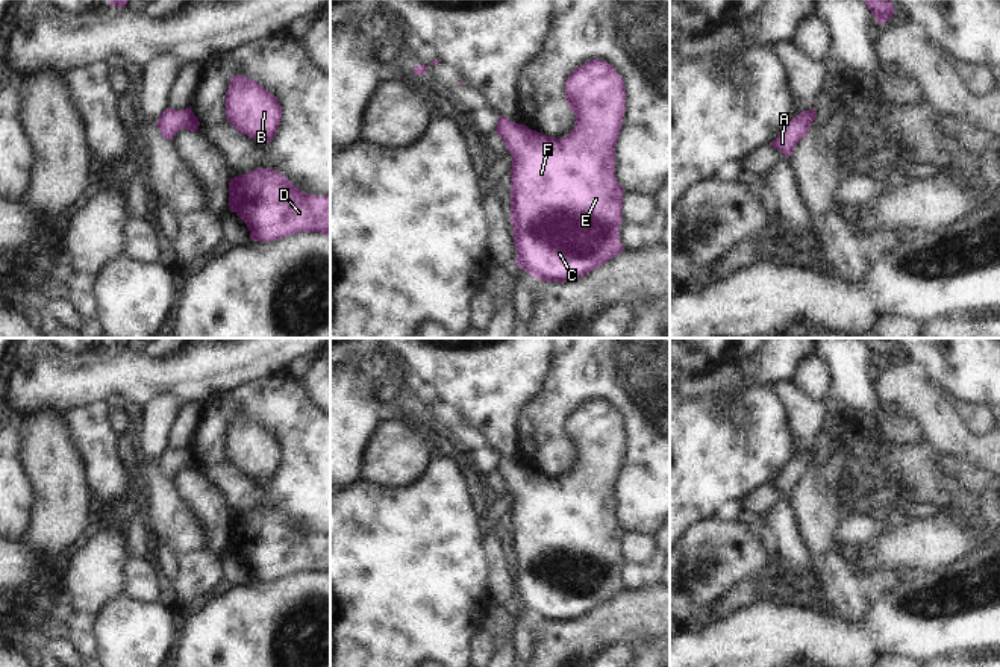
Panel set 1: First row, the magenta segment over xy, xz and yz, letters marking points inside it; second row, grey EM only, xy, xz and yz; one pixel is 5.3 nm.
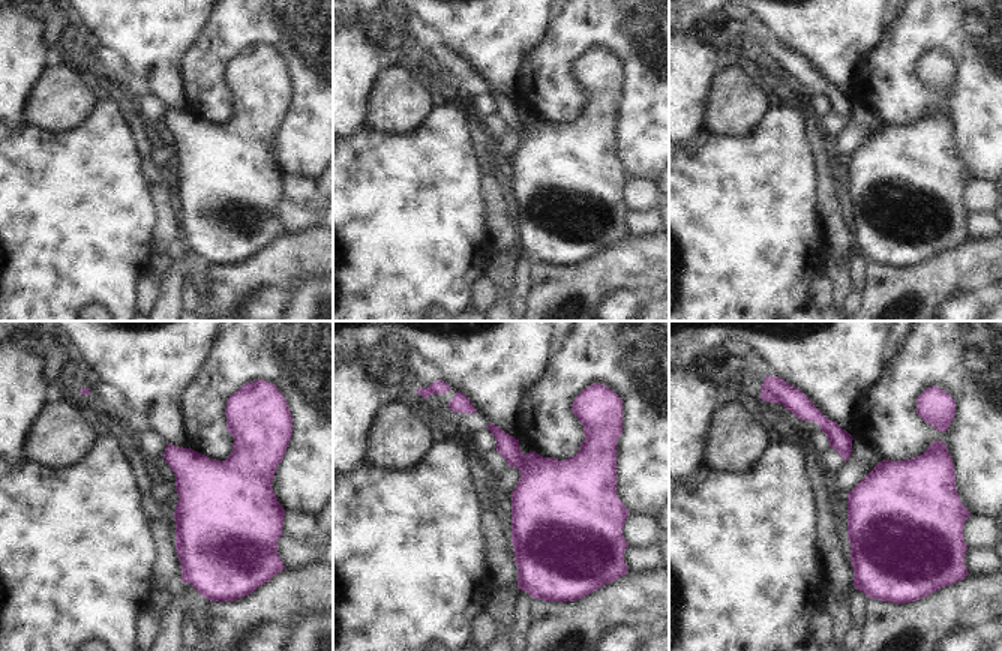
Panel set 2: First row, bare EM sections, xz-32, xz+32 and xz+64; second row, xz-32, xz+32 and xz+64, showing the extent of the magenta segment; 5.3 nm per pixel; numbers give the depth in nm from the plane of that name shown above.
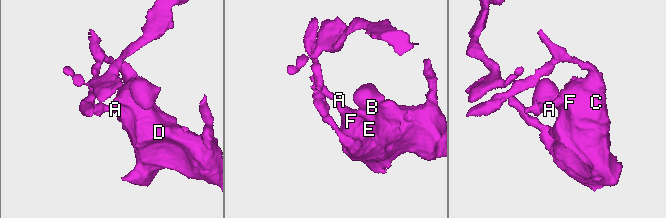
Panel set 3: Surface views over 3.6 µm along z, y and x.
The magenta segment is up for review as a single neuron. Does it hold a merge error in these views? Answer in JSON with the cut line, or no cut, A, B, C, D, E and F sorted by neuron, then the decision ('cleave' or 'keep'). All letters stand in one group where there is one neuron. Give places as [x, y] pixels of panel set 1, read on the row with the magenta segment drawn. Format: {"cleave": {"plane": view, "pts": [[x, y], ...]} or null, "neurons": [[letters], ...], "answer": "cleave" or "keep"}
{"cleave": null, "neurons": [["A", "B", "C", "D", "E", "F"]], "answer": "keep"}

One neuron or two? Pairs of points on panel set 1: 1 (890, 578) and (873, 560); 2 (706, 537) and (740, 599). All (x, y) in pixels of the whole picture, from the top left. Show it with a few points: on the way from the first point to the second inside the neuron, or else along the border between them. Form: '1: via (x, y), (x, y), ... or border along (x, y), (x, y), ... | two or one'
1: border along (905, 570), (861, 569), (856, 572) | two
2: border along (758, 576), (749, 576), (735, 584), (718, 601) | two

